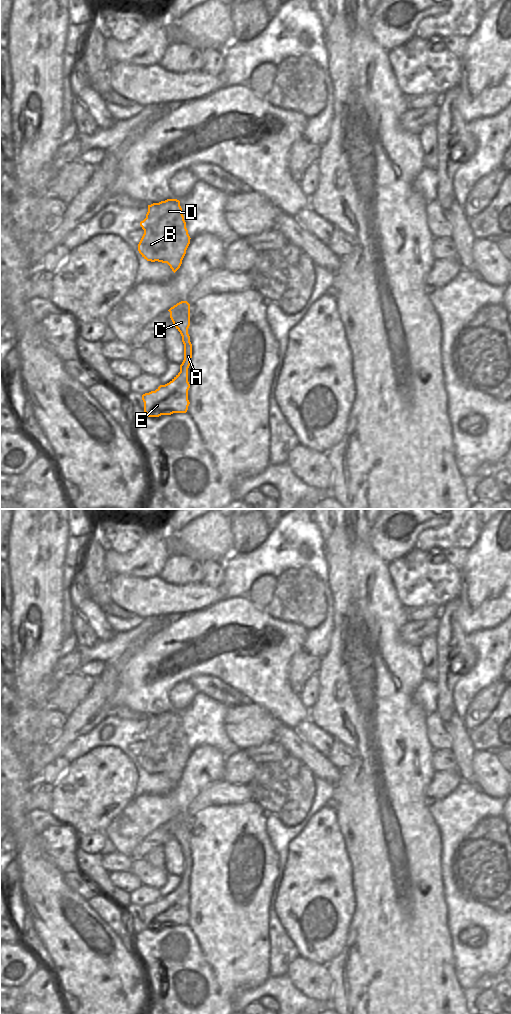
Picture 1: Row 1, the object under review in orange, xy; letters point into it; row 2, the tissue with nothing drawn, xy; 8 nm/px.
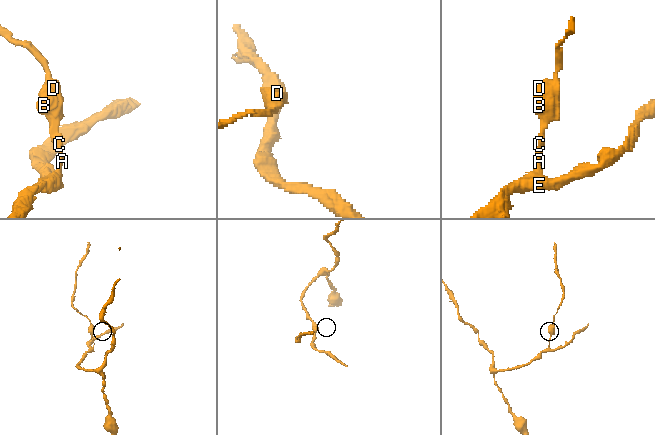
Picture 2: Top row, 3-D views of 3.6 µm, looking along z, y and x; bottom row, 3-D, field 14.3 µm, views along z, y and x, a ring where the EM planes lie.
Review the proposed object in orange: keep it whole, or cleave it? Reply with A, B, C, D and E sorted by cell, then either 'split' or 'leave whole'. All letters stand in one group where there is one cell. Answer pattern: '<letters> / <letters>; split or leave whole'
A B C D E; leave whole

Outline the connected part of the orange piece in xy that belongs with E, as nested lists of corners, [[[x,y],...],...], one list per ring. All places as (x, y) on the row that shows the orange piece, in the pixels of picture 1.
[[[181,301],[169,310],[173,325],[180,332],[184,344],[184,360],[180,372],[167,384],[160,385],[155,391],[142,395],[144,412],[148,417],[159,417],[173,413],[186,413],[188,400],[188,368],[192,358],[192,344],[188,334],[190,326],[190,304]]]

